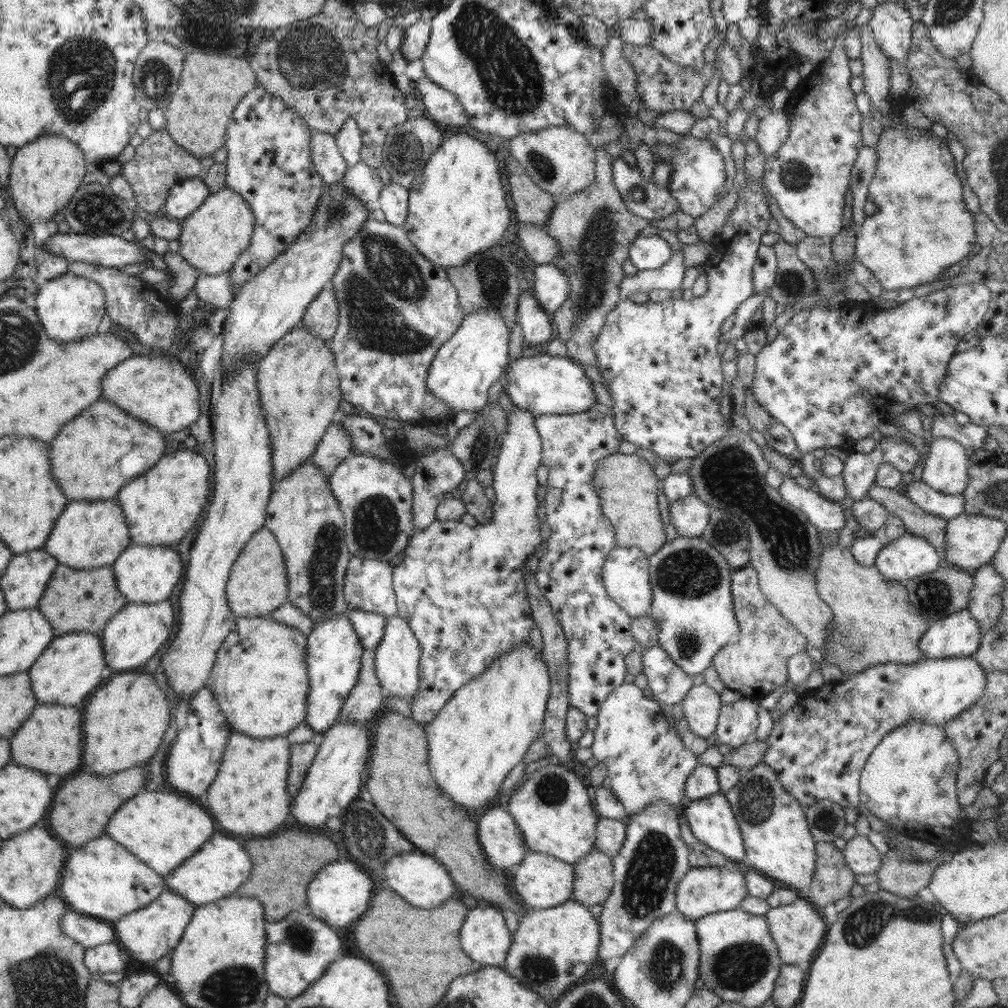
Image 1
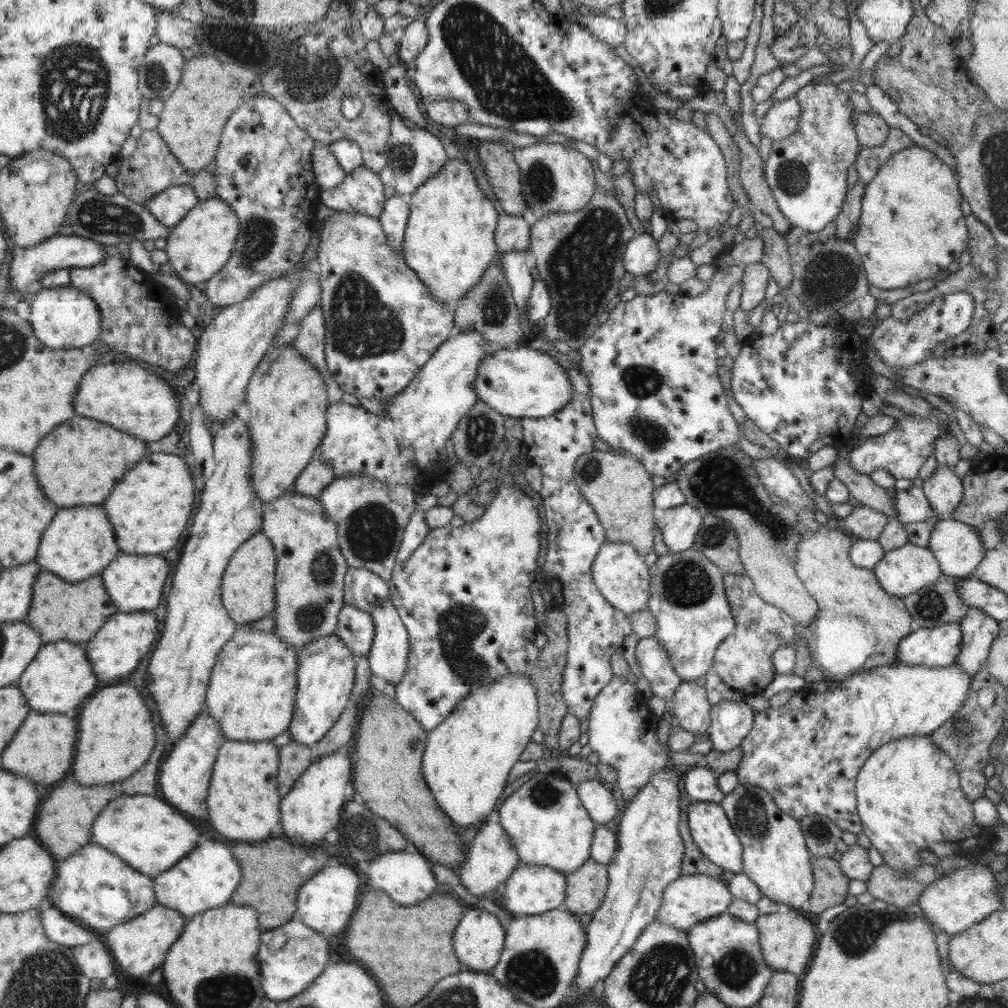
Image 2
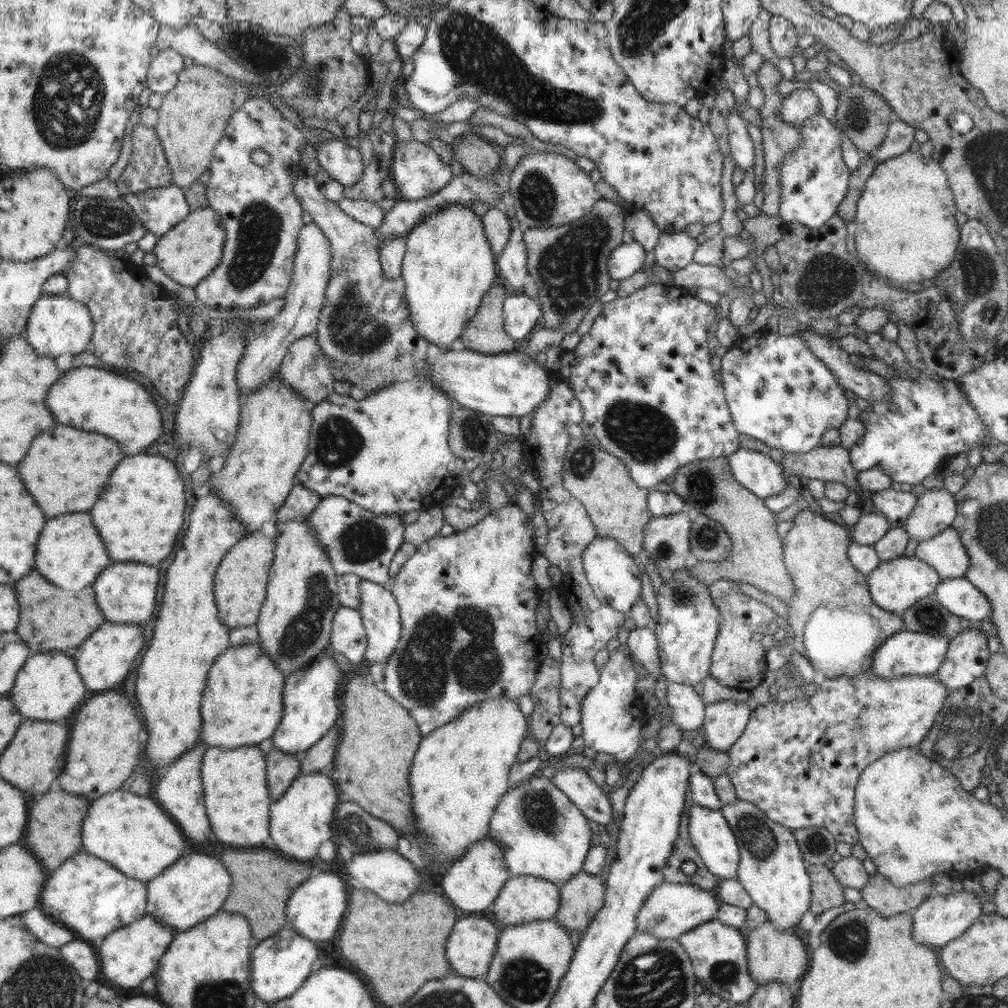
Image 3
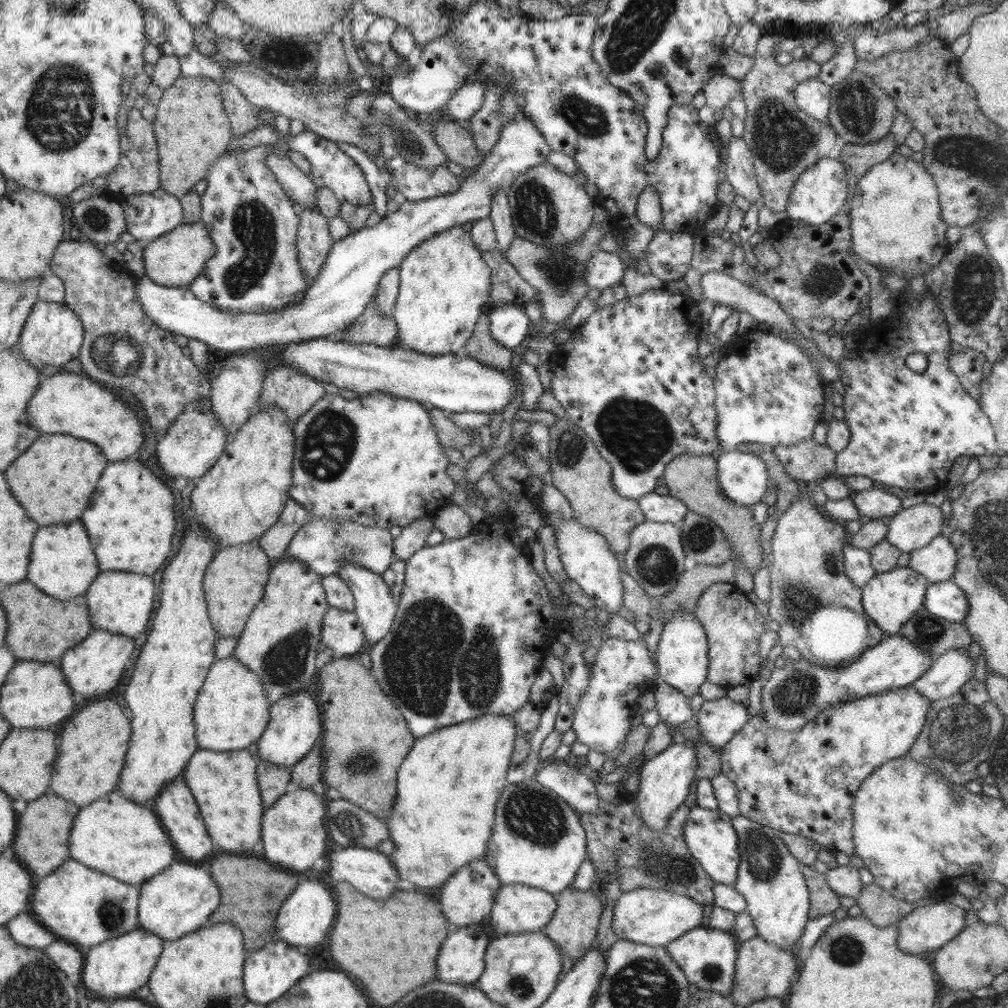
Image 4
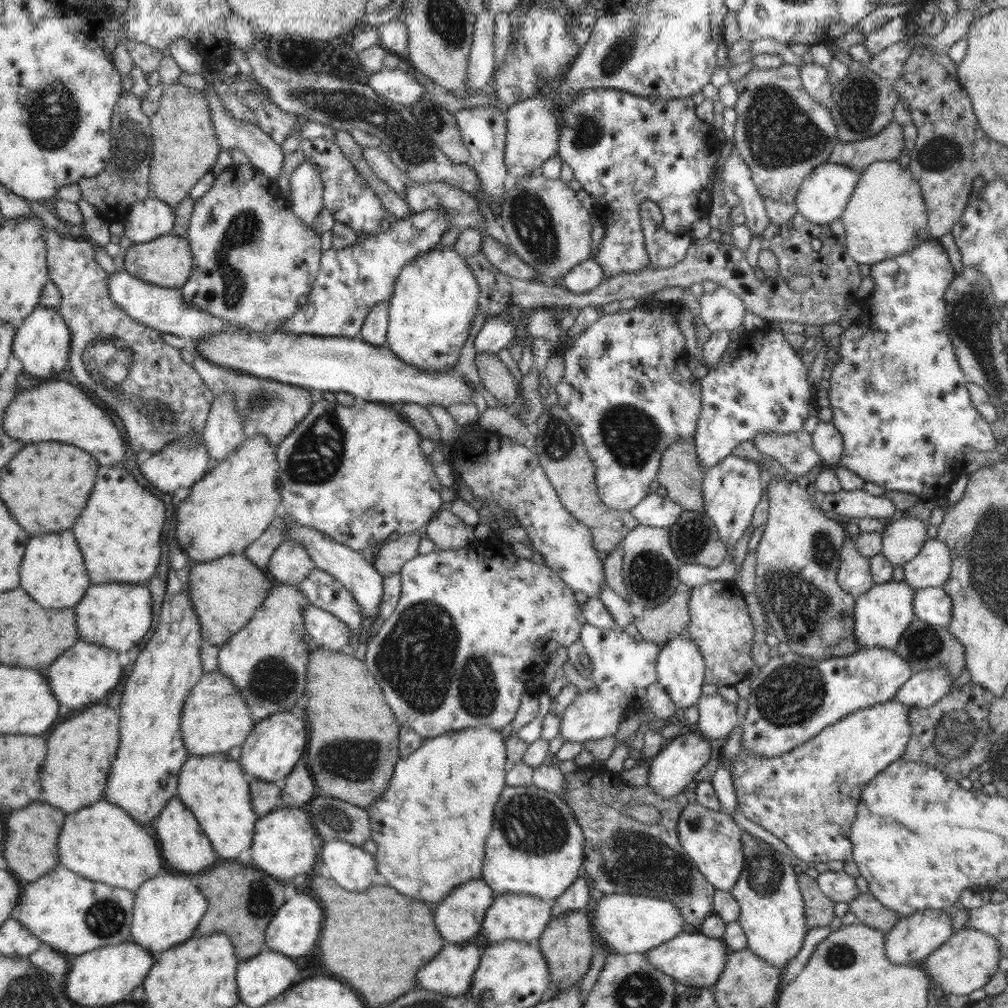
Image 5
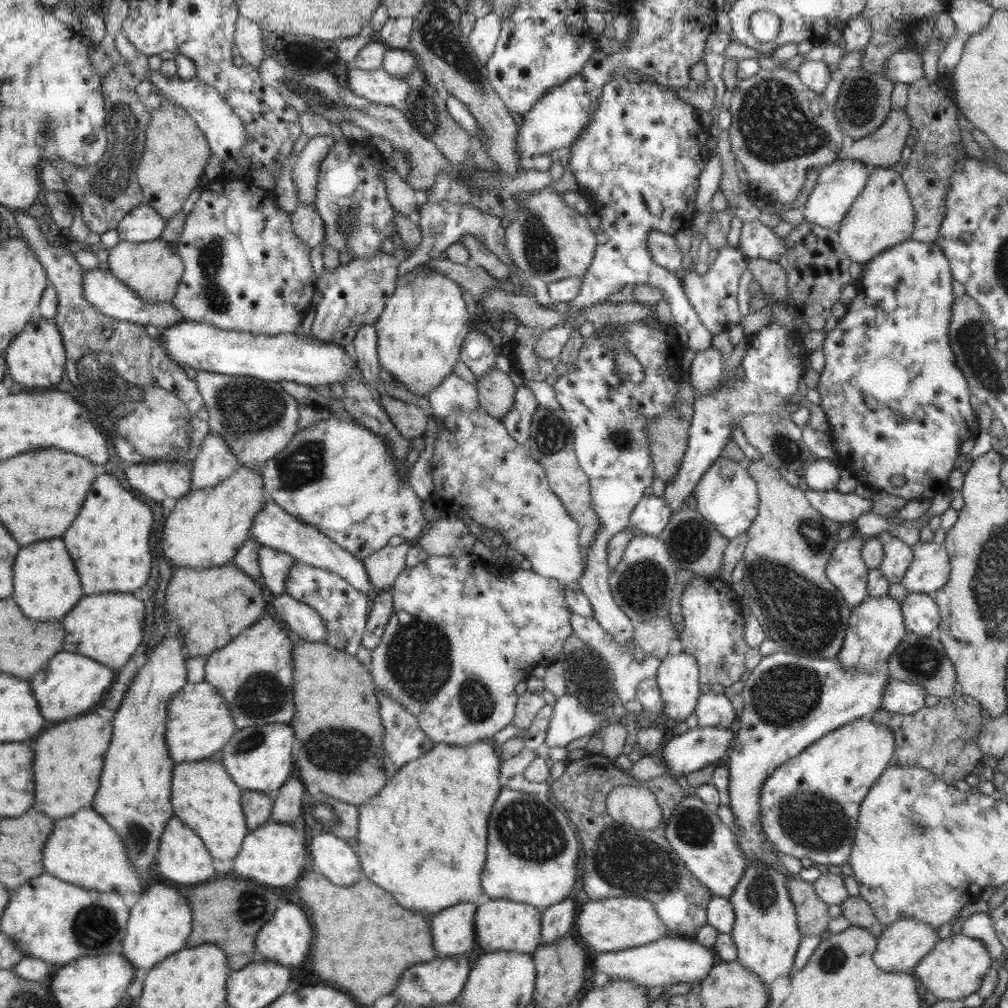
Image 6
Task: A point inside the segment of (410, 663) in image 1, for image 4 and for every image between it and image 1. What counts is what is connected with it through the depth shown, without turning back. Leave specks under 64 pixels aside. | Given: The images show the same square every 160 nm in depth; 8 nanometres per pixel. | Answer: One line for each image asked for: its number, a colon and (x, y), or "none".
2: (389, 652)
3: (379, 609)
4: (375, 607)

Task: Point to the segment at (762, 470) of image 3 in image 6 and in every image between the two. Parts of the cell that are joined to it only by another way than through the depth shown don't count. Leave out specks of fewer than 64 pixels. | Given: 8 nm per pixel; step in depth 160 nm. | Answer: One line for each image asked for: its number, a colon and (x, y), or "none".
4: (743, 477)
5: (732, 490)
6: (726, 496)

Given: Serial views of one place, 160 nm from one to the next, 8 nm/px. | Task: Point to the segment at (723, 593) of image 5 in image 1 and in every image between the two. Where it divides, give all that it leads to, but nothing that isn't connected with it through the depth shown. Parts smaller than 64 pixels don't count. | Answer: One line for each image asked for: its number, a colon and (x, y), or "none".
1: (753, 665)
2: (742, 660)
3: (738, 660)
4: (732, 624)

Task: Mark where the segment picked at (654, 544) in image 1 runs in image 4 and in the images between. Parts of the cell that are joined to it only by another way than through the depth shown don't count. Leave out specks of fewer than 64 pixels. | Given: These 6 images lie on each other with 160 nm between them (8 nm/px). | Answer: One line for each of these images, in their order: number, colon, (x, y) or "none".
2: (619, 488)
3: (618, 509)
4: (579, 472)

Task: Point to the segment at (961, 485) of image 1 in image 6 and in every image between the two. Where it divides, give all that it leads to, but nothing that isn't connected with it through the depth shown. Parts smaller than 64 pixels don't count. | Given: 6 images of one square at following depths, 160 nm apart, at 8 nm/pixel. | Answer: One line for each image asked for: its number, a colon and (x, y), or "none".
2: (944, 490)
3: (935, 511)
4: (911, 529)
5: (902, 540)
6: (898, 555)

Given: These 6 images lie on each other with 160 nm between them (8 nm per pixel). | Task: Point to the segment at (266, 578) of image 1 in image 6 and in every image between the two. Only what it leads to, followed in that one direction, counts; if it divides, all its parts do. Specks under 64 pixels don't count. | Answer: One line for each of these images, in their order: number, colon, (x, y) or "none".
2: (247, 591)
3: (240, 584)
4: (234, 582)
5: (225, 593)
6: (210, 606)

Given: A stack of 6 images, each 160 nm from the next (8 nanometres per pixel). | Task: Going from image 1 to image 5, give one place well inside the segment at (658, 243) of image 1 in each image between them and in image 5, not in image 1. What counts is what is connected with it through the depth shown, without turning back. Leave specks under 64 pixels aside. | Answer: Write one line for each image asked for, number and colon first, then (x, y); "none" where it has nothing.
2: (642, 255)
3: (629, 257)
4: (604, 269)
5: (587, 275)

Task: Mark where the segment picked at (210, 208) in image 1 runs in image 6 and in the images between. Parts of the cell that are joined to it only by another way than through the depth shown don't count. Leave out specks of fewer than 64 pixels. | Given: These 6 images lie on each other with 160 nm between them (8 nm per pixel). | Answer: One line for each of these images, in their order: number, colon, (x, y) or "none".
2: (199, 245)
3: (187, 253)
4: (176, 259)
5: (166, 261)
6: (153, 270)

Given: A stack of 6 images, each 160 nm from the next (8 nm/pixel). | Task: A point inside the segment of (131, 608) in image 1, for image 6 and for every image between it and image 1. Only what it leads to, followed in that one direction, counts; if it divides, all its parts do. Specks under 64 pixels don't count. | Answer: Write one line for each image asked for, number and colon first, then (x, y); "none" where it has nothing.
2: (116, 649)
3: (103, 660)
4: (94, 666)
5: (85, 673)
6: (70, 684)

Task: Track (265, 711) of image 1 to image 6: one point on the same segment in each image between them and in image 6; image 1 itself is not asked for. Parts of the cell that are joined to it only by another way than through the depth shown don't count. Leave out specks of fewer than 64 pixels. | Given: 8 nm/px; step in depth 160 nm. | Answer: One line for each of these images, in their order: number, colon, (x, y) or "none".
2: (251, 695)
3: (241, 705)
4: (231, 711)
5: (215, 718)
6: (199, 724)

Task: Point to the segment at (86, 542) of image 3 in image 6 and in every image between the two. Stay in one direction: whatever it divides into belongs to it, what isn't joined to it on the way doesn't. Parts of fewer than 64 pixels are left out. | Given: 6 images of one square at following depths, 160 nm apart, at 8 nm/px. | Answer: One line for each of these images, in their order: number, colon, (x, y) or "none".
4: (62, 563)
5: (52, 572)
6: (46, 586)

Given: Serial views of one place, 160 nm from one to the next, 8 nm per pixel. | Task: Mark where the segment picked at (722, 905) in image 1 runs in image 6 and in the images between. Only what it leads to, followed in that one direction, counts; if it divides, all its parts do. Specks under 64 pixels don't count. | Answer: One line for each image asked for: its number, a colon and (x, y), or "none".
2: (690, 899)
3: (672, 909)
4: (654, 917)
5: (630, 923)
6: (615, 923)

